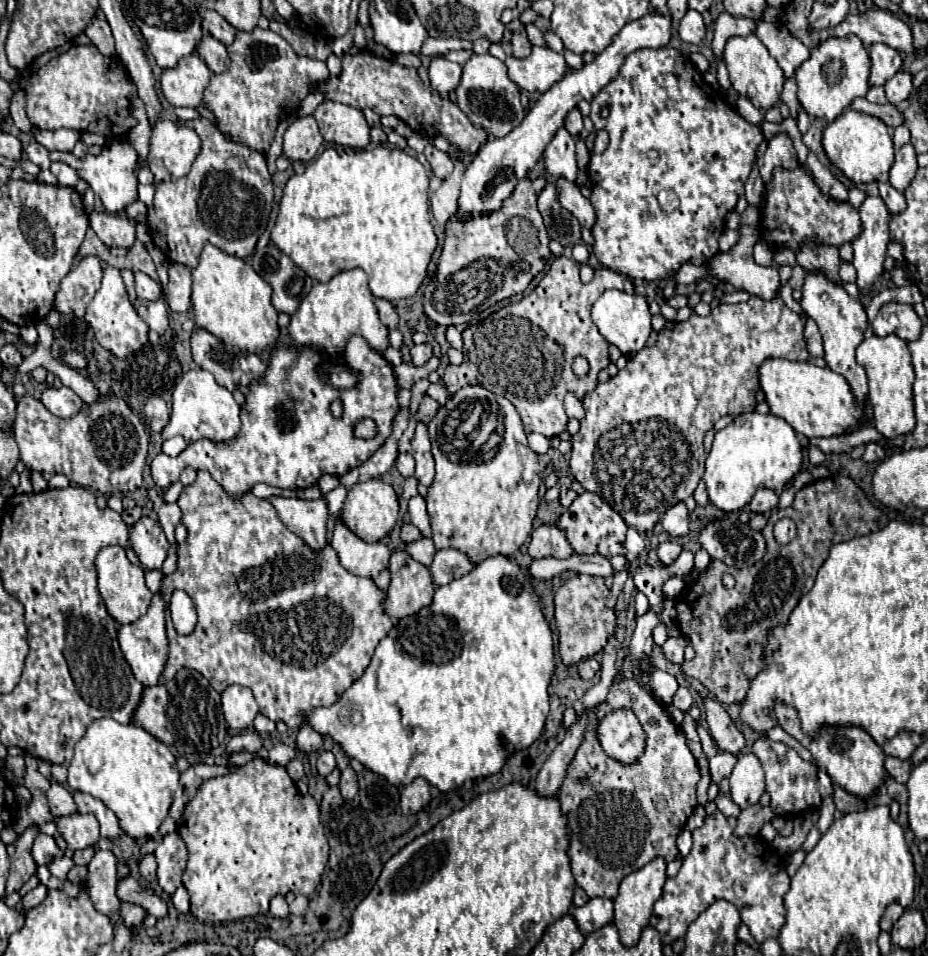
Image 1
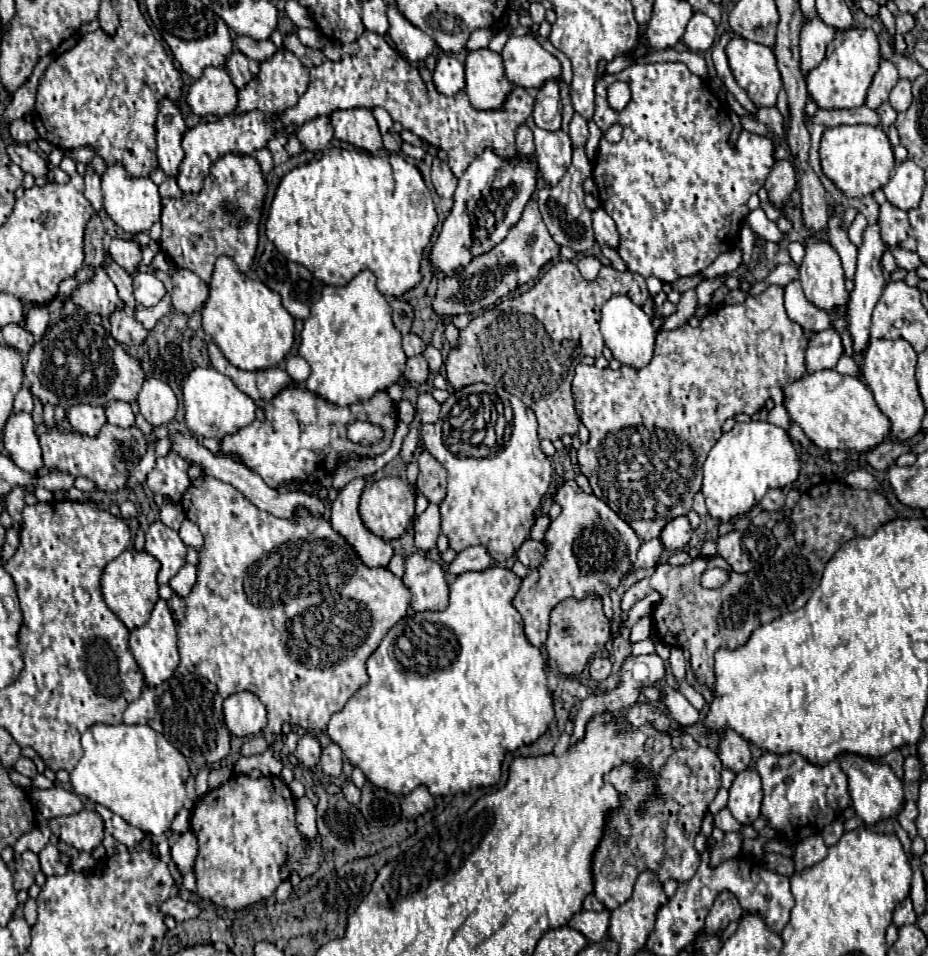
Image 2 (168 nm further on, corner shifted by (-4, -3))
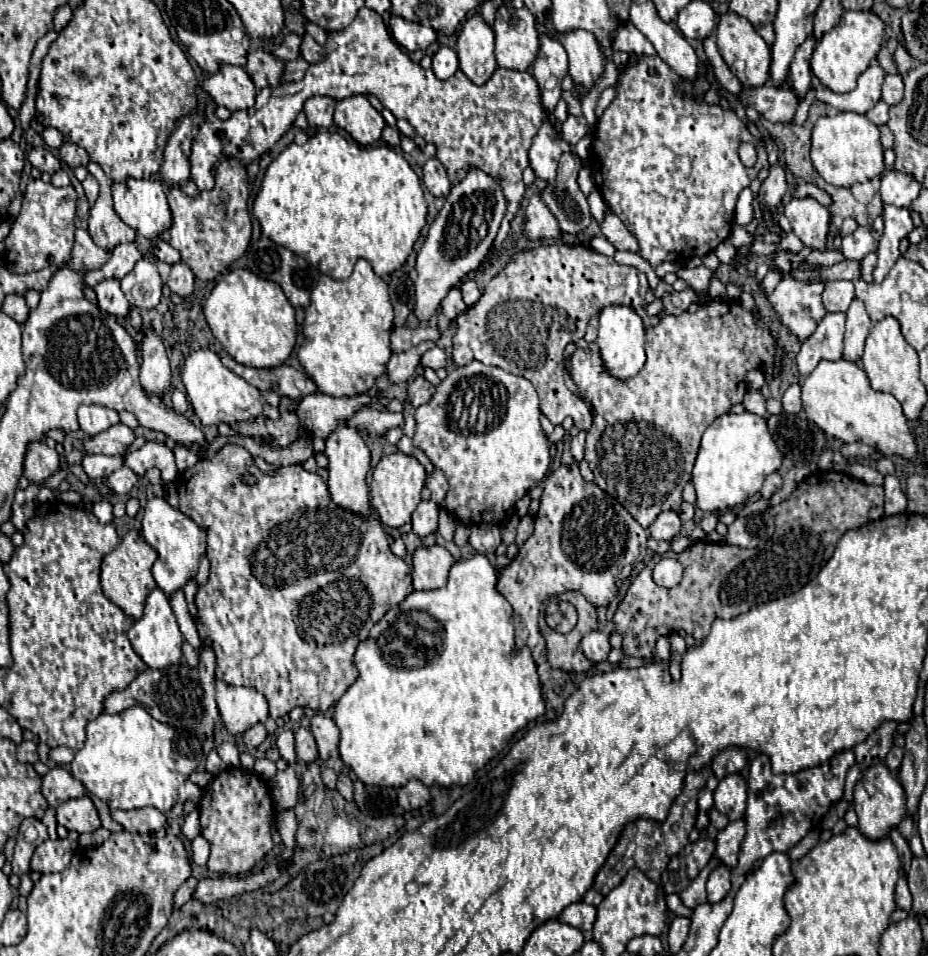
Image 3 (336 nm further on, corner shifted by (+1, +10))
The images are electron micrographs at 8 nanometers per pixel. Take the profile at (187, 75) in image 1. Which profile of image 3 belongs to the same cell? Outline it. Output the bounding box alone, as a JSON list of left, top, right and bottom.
[203,65,255,111]

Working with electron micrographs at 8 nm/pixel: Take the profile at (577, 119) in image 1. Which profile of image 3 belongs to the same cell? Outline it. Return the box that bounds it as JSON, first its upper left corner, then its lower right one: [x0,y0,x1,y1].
[563,115,587,145]

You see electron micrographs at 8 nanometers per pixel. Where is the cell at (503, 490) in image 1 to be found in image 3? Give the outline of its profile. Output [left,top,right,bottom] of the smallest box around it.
[413,361,551,525]

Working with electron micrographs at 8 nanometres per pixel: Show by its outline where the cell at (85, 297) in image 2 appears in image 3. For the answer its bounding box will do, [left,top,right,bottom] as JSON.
[93,279,131,317]

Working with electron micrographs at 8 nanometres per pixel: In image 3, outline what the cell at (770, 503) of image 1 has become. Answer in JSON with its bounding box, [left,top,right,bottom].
[761,473,781,499]

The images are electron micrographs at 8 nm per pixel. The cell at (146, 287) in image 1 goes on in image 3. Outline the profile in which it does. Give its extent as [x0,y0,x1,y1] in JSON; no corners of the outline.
[121,259,161,309]

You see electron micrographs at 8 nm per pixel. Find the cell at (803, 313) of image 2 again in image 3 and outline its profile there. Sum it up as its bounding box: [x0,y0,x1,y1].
[823,281,855,313]

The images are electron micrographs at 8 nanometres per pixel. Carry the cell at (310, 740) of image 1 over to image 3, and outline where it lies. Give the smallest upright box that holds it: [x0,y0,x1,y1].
[295,727,317,763]

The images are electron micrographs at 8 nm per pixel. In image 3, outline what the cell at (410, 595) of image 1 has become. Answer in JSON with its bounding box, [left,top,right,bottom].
[413,545,453,591]

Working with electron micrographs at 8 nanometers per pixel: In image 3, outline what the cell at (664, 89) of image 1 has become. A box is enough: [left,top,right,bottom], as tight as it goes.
[587,55,769,267]

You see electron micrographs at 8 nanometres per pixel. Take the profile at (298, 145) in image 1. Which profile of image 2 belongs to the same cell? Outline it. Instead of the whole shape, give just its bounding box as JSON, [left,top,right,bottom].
[296,116,334,150]

